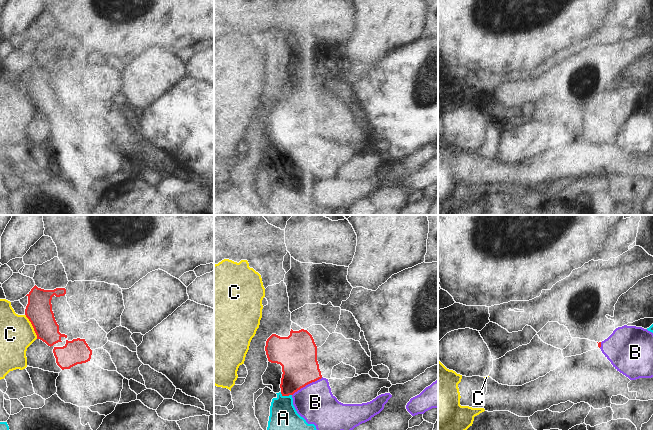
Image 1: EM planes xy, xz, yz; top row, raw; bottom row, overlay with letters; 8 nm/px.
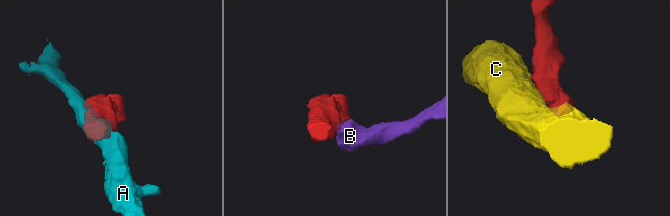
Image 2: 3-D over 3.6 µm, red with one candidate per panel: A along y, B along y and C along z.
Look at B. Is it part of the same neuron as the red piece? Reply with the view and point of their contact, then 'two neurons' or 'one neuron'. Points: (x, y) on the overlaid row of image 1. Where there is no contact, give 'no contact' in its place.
meets red in xz at (307, 384); two neurons

